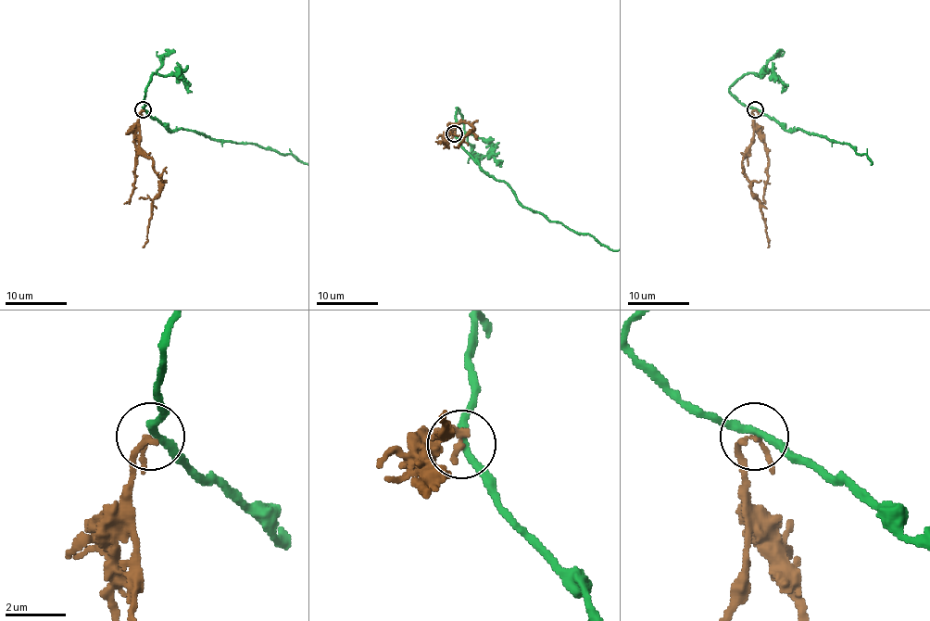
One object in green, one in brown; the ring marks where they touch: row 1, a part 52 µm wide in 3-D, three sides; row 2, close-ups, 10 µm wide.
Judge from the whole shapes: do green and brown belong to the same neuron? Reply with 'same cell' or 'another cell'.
another cell

